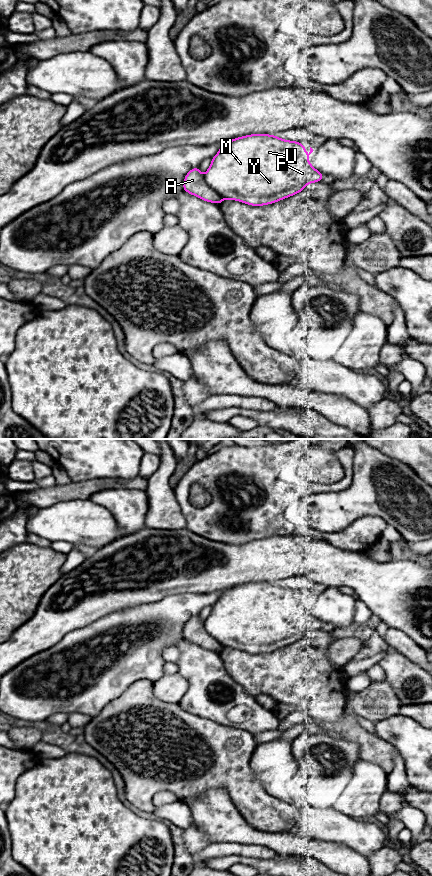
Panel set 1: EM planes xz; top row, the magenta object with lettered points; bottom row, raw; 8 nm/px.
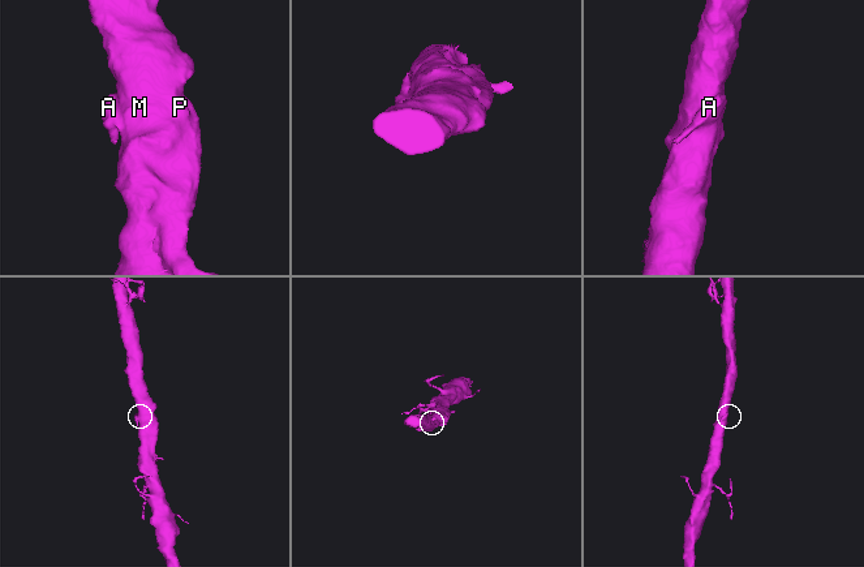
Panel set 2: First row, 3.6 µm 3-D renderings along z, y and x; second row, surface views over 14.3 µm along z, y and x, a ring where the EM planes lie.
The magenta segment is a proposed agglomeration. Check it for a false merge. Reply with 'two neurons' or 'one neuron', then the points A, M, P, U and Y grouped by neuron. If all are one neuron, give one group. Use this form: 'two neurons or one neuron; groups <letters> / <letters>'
two neurons; groups A / M P U Y

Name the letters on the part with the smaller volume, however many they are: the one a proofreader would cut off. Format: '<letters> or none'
A

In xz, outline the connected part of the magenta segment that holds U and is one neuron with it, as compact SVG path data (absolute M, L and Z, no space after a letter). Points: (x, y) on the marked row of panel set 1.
M250 134L247 136L241 136L234 138L230 141L224 142L222 147L219 149L217 154L211 159L211 165L208 170L203 175L205 182L213 189L217 194L219 194L223 199L239 201L251 206L263 206L268 204L273 204L290 196L300 193L309 183L315 183L322 181L324 175L316 170L312 164L308 161L308 156L313 152L310 147L310 152L307 154L305 152L305 146L298 141L284 140L275 135L269 134Z

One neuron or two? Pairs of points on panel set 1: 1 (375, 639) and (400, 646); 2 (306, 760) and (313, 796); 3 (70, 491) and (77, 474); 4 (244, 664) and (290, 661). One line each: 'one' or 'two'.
1: two
2: one
3: two
4: one

